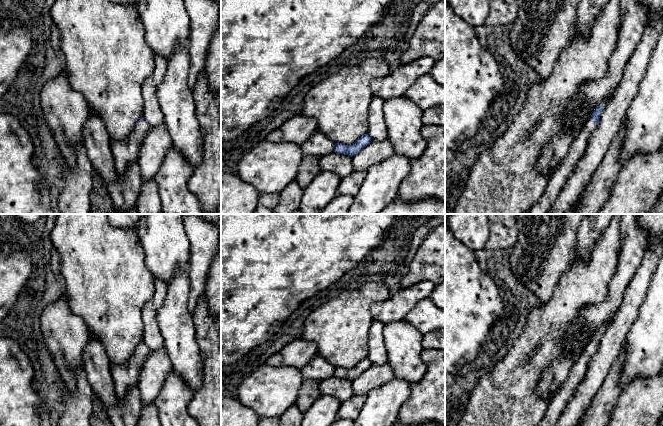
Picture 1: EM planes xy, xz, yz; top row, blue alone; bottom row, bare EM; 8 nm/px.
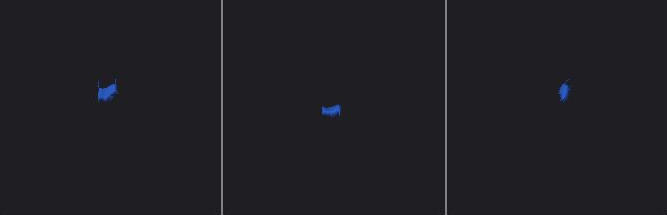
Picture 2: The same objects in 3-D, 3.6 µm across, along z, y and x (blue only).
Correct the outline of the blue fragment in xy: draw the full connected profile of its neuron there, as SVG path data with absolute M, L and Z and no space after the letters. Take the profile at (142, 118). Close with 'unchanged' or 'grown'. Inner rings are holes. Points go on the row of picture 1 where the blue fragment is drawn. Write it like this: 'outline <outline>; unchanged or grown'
outline M142 117L128 137L122 140L110 140L116 169L121 178L125 177L125 171L129 165L137 161L142 142L149 129L149 124L144 117Z; grown

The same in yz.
outline M611 96L607 97L607 99L593 111L590 119L585 123L583 129L571 144L567 156L553 172L540 200L533 205L529 214L548 214L550 212L554 201L563 190L567 178L572 174L577 162L584 154L590 136L599 124L600 115L610 99Z; grown

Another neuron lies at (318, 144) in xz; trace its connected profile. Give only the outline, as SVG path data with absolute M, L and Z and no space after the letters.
M316 131L300 145L304 155L323 157L334 151L334 142L322 132Z

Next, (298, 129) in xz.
M300 114L290 118L281 127L271 132L266 137L266 141L278 144L293 142L301 145L316 131L317 121Z

